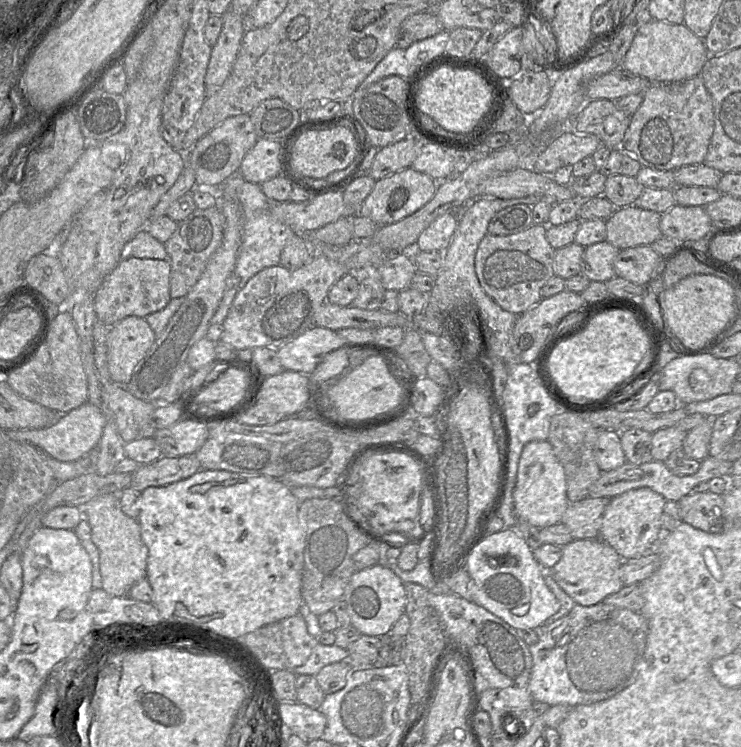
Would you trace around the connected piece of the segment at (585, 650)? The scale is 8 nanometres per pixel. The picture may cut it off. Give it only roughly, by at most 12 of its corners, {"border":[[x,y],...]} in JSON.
{"border":[[576,604],[529,646],[529,691],[589,705],[628,686],[641,612]]}

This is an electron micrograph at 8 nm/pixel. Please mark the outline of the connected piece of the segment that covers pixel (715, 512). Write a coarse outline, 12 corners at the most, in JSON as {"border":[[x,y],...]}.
{"border":[[690,493],[682,522],[712,534],[725,529],[722,494]]}

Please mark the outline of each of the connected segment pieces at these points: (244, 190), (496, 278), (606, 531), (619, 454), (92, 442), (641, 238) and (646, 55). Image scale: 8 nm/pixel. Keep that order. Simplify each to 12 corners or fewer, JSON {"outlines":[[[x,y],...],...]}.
{"outlines":[[[245,181],[244,213],[234,269],[210,325],[224,322],[237,292],[265,268],[279,265],[296,235],[271,214],[273,201]],[[546,225],[487,234],[474,267],[503,310],[520,315],[554,275]],[[648,487],[610,499],[599,538],[622,560],[660,538],[666,499]],[[599,430],[595,459],[601,471],[626,462],[620,432]],[[86,402],[11,439],[60,462],[97,448],[108,417]],[[630,205],[606,220],[606,241],[619,250],[662,237],[661,214]],[[645,16],[621,68],[650,83],[700,76],[709,57],[684,24]]]}

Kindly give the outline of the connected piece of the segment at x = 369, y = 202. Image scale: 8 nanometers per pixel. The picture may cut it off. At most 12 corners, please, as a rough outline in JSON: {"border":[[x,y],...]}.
{"border":[[411,167],[377,180],[358,215],[380,227],[421,209],[438,182]]}

